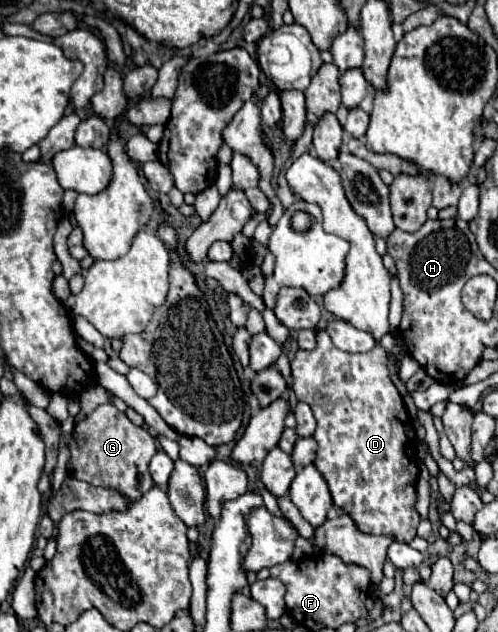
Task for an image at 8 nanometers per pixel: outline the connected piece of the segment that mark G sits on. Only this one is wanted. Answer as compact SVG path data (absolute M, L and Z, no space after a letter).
M102 404L84 420L76 422L70 452L72 456L68 462L68 474L92 486L116 488L132 502L140 500L154 486L148 464L156 452L156 442L144 428L134 426L114 404Z

